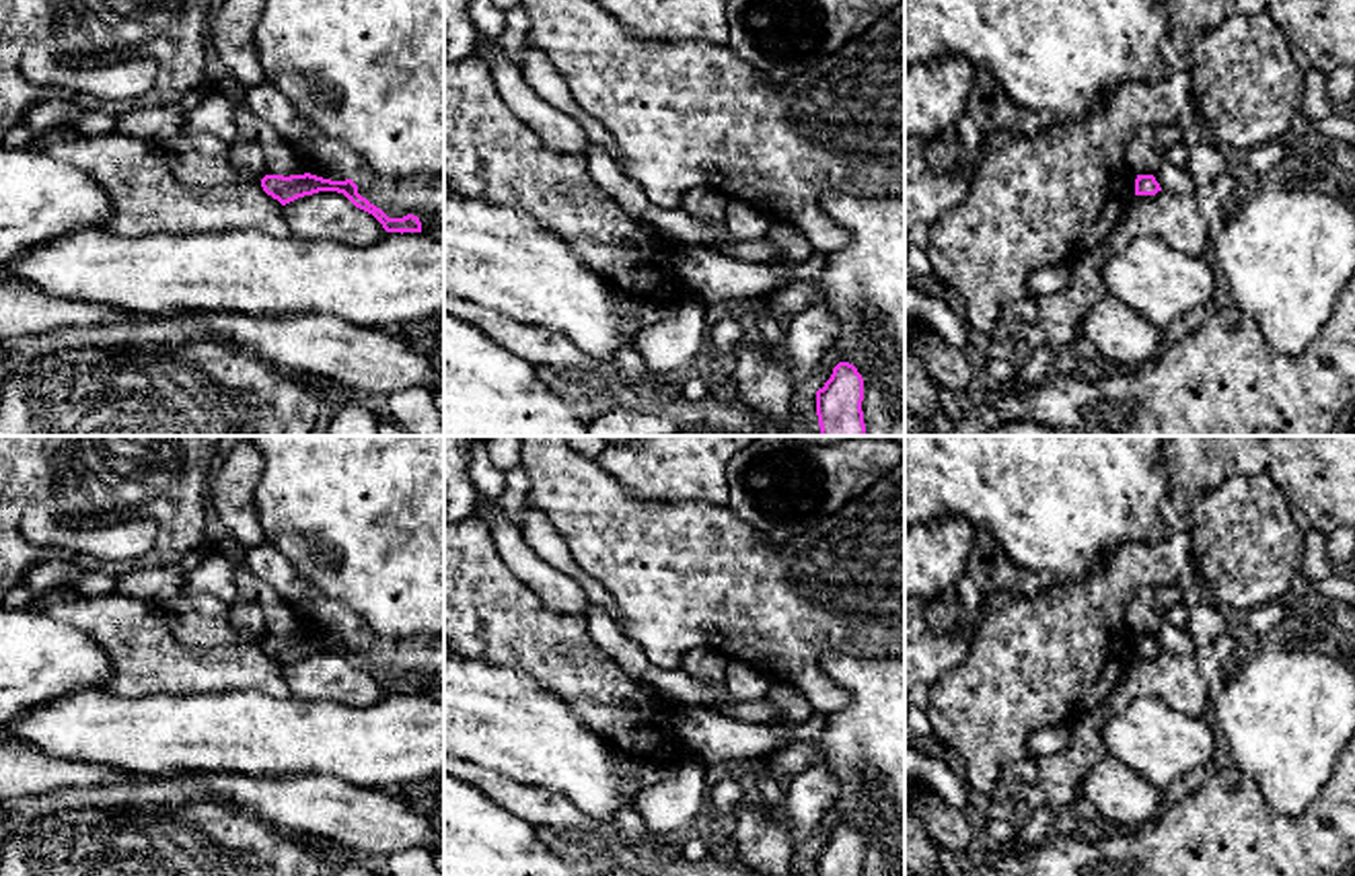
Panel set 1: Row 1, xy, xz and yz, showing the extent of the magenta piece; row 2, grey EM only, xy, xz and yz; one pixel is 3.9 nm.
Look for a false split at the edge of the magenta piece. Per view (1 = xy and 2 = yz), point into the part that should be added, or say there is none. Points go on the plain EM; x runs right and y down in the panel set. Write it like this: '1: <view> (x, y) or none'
1: none
2: none

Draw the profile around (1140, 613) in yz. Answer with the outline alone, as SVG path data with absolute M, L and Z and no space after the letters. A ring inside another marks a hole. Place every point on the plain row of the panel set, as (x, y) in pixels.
M1143 586L1125 603L1125 621L1137 635L1156 635L1166 623L1166 615L1156 611L1156 588Z

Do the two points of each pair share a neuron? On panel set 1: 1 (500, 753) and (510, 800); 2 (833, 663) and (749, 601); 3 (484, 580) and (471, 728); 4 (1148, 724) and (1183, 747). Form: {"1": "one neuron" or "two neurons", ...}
{"1": "two neurons", "2": "two neurons", "3": "two neurons", "4": "one neuron"}

